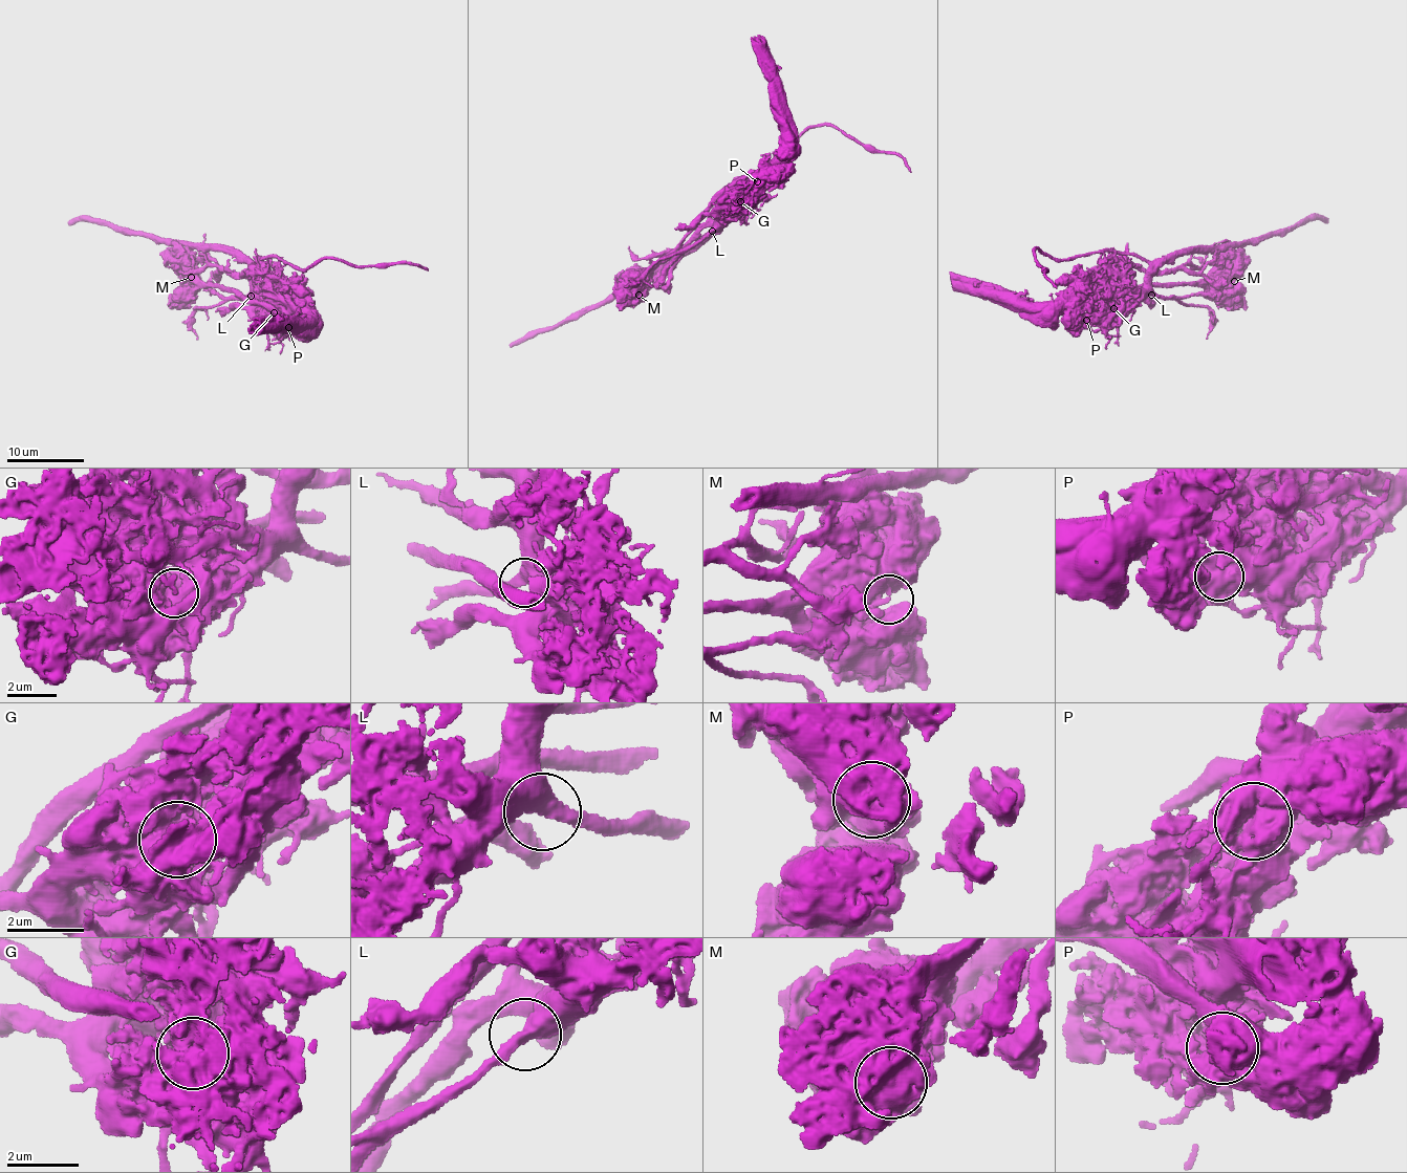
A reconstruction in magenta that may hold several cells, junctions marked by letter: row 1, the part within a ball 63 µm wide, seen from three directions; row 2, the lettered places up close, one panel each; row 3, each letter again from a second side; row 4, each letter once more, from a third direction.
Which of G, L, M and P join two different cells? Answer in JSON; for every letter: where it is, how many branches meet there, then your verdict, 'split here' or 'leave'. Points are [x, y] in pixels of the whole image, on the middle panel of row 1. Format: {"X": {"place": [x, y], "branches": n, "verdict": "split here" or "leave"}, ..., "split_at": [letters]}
{"G": {"place": [740, 201], "branches": 1, "verdict": "split here"}, "L": {"place": [712, 231], "branches": 2, "verdict": "leave"}, "M": {"place": [639, 295], "branches": 1, "verdict": "leave"}, "P": {"place": [757, 181], "branches": 2, "verdict": "split here"}, "split_at": ["G", "P"]}

